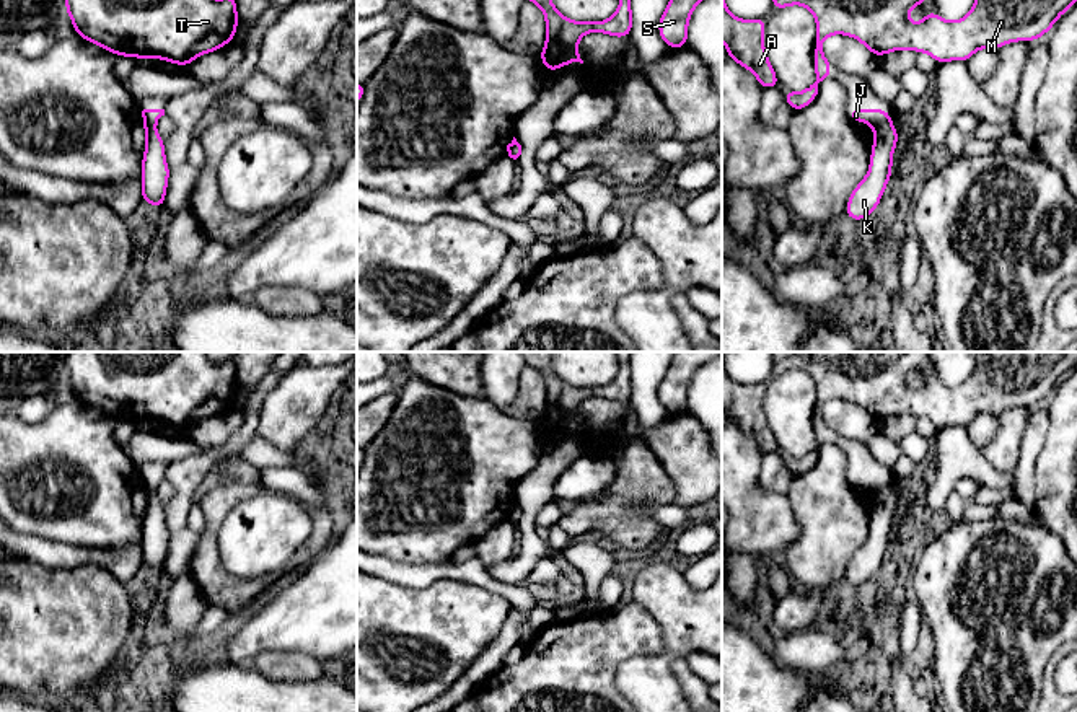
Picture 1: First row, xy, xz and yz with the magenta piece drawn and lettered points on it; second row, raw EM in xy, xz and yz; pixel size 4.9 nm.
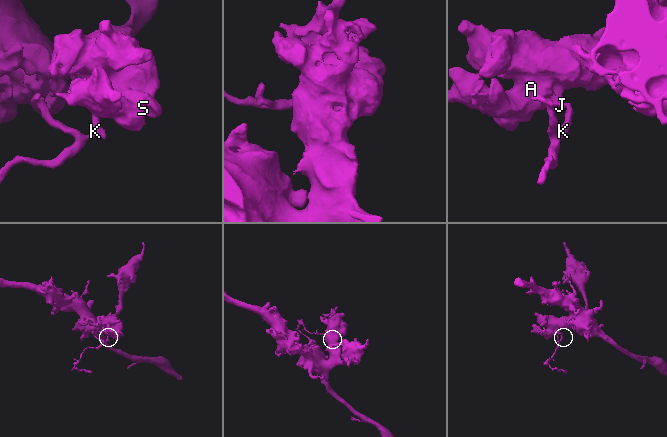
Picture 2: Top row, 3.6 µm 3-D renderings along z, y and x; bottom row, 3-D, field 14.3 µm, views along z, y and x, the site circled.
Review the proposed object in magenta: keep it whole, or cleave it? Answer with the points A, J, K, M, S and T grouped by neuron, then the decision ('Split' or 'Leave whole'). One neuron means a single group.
Groups: A J M S T / K. Split

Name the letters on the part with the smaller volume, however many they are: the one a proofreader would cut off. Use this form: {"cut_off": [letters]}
{"cut_off": ["K"]}

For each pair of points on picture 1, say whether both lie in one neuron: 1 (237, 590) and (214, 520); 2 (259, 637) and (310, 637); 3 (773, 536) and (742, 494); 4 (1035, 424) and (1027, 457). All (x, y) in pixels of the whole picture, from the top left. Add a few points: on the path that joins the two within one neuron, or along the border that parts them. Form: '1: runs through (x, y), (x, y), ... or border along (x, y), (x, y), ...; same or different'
1: runs through (219, 574), (209, 564), (209, 538); same
2: runs through (272, 637), (297, 637); same
3: runs through (766, 527), (748, 504); same
4: runs through (1035, 432), (1030, 448); same

